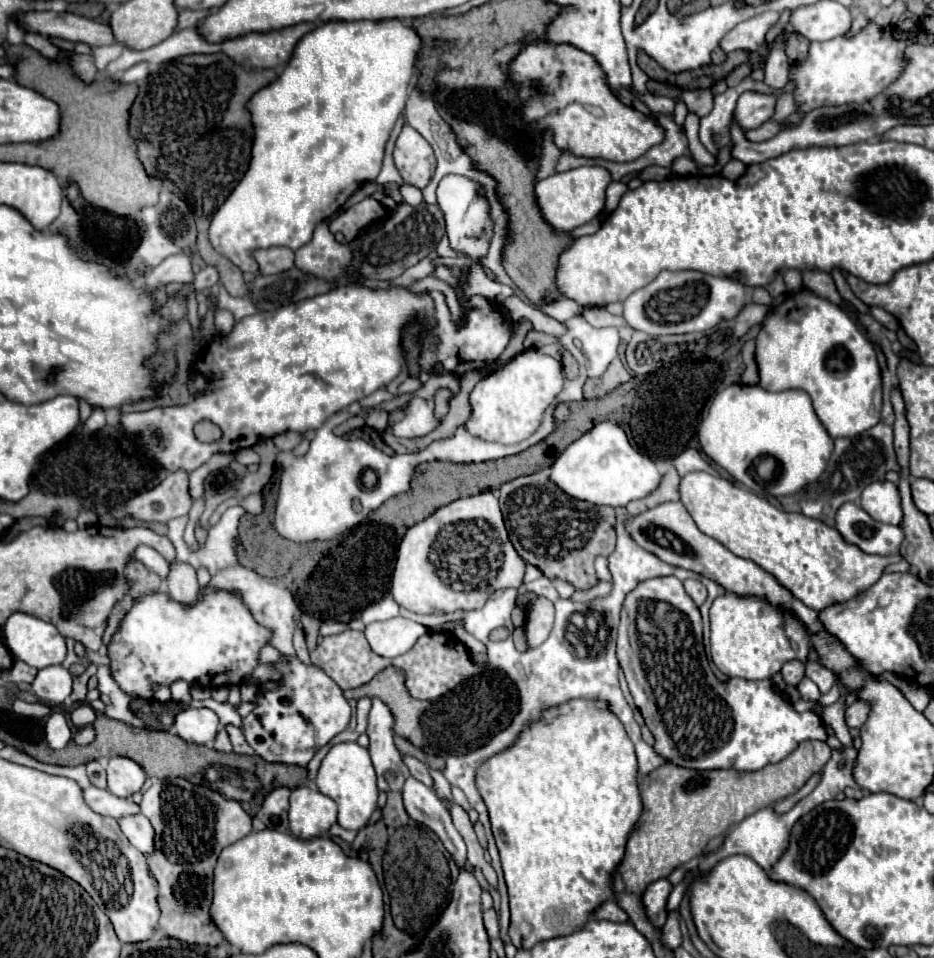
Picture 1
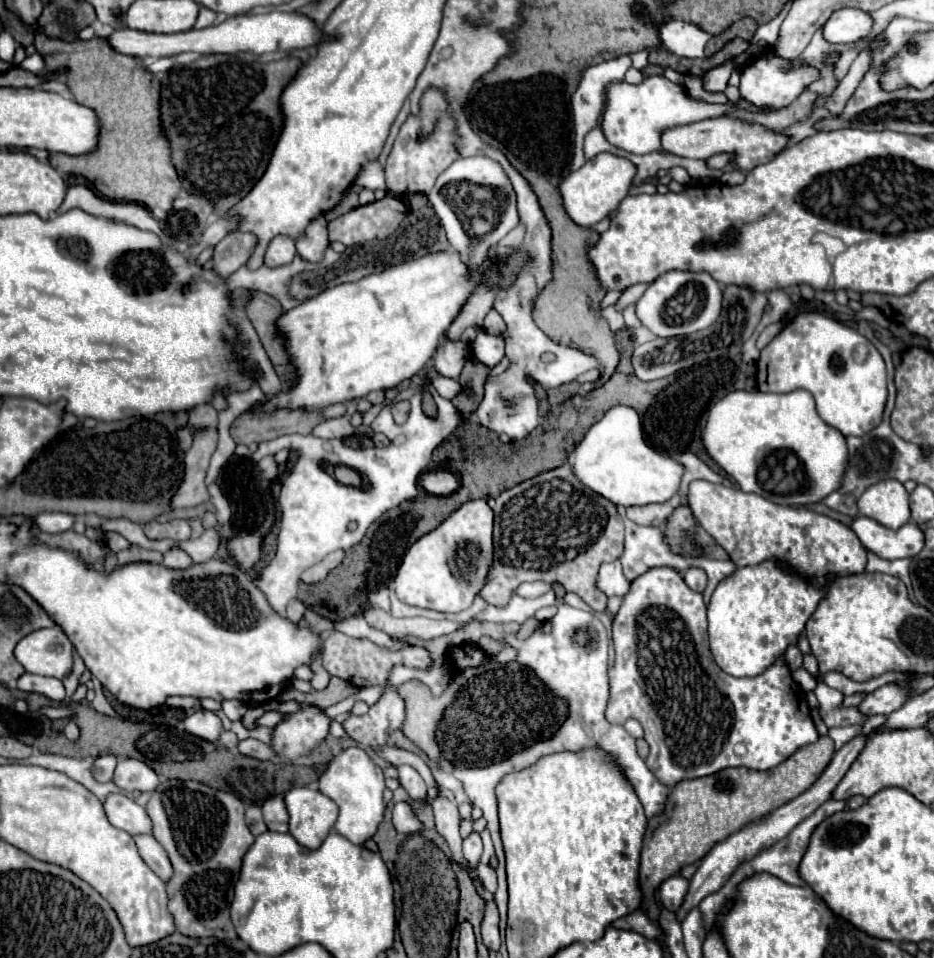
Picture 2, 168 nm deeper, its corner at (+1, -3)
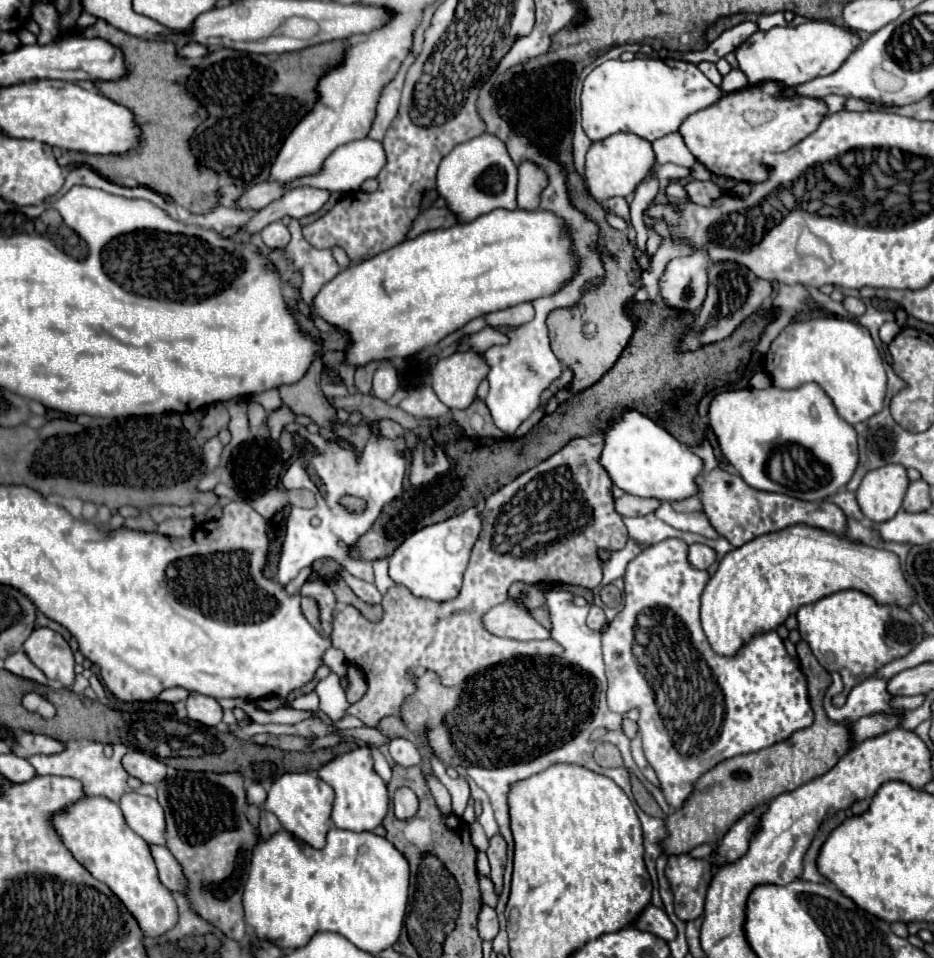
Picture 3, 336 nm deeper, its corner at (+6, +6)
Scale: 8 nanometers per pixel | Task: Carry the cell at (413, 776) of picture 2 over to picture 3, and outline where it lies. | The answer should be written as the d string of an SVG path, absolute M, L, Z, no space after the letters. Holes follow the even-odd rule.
M392 738L388 746L390 746L390 756L394 758L396 764L406 766L406 768L420 764L420 750L416 742L410 742L406 738Z

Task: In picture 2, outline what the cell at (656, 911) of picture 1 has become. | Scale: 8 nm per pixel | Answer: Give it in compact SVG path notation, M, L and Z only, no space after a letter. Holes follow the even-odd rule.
M673 875L667 881L663 881L659 887L659 897L663 907L667 911L677 911L687 893L687 887L689 887L689 881L683 879L681 875Z

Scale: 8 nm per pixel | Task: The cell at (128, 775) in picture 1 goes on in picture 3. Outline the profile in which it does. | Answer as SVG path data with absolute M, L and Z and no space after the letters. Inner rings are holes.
M132 750L124 756L122 760L126 772L142 782L148 782L148 784L158 784L166 778L166 770L168 766L162 764L160 760L152 758L150 754L144 754L144 752L138 752L138 750Z

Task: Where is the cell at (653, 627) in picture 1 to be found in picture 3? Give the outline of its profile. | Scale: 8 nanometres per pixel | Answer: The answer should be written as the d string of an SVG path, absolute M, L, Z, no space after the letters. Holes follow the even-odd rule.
M668 538L664 542L652 544L648 548L644 548L626 568L626 588L624 588L624 608L618 612L618 616L610 622L608 630L602 634L602 652L604 652L604 664L606 664L606 676L608 676L608 706L612 712L618 714L626 714L626 710L630 708L638 708L640 710L640 720L638 720L638 728L640 728L640 736L644 740L644 754L646 760L650 762L650 766L656 770L662 792L666 796L666 802L670 804L670 808L678 810L680 806L684 806L684 802L692 796L694 784L698 782L698 778L702 774L706 774L710 768L714 768L716 764L720 764L722 760L728 760L732 756L740 756L740 754L750 754L750 752L758 752L762 748L768 748L776 742L782 742L786 738L790 738L796 730L802 730L806 726L812 724L814 720L814 712L810 706L810 698L808 698L808 680L802 672L800 660L792 658L786 648L782 638L770 630L770 632L762 632L762 634L754 634L750 642L746 642L742 646L742 650L738 650L732 658L728 656L720 656L712 650L702 624L700 624L700 594L704 590L704 586L708 584L710 574L706 570L696 570L690 562L688 562L688 544L684 540L678 538Z

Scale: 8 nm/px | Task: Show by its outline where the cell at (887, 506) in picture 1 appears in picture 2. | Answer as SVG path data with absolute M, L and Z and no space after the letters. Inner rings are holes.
M887 479L871 485L859 497L857 505L859 505L859 515L875 519L877 523L889 529L899 529L911 519L909 493L895 479Z

